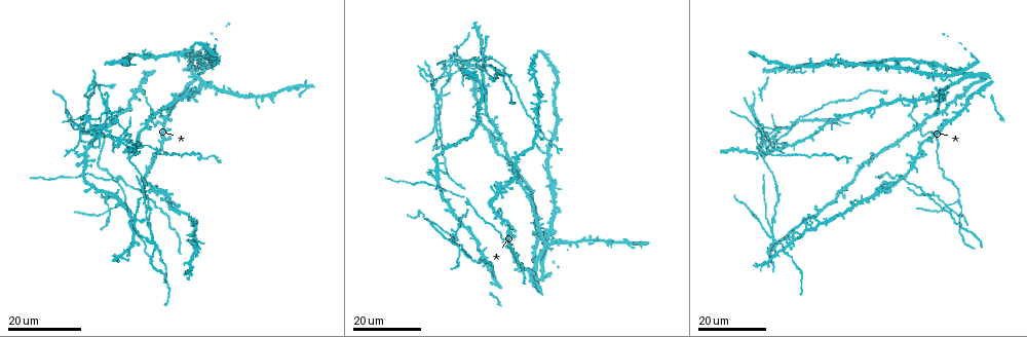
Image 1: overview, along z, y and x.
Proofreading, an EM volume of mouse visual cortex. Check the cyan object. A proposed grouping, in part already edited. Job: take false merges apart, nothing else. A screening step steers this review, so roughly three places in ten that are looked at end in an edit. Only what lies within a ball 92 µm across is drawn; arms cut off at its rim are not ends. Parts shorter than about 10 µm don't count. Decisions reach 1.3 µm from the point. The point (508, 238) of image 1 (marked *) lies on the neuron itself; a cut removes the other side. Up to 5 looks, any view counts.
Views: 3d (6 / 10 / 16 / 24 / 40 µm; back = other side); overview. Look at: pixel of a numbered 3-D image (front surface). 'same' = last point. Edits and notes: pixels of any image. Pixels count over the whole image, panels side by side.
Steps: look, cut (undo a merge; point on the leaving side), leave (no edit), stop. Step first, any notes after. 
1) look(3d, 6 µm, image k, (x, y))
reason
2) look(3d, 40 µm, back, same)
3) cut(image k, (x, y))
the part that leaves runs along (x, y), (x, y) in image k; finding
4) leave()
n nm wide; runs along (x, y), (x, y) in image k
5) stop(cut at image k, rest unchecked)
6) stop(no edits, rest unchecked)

look(3d, 24 µm, image 1, (957, 201))

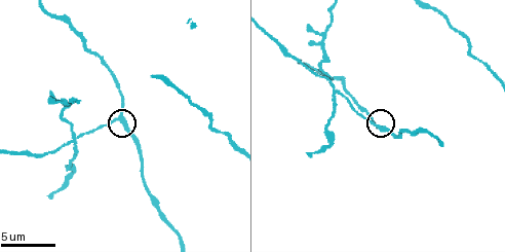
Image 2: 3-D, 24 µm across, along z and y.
look(3d, 10 µm, image 2, (121, 114))

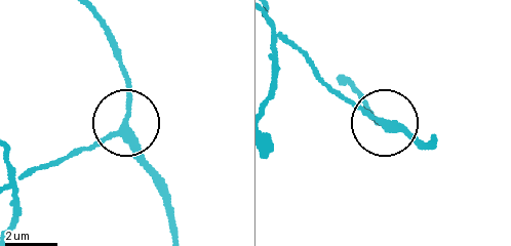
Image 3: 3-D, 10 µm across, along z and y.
leave()
3 arms; all the same neuron

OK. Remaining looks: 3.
look(3d, 10 µm, image 2, (78, 138))
four or more arms meet

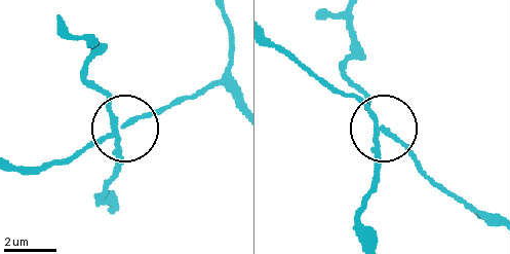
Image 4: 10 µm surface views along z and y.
cut(image 4, (114, 150))
180 nm wide; the part that leaves runs along (115, 133), (111, 109), (88, 80), (95, 49), (88, 42) in image 4; two neurons meet here

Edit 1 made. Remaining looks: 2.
look(3d, 16 µm, image 1, (935, 77))
four-way junction

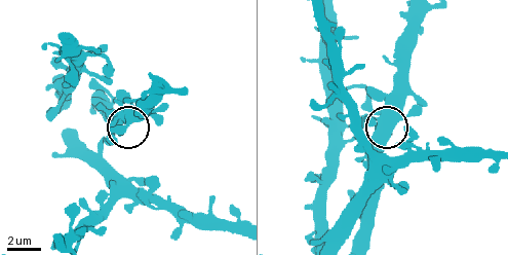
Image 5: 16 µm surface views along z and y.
look(3d, 6 µm, image 5, (389, 124))

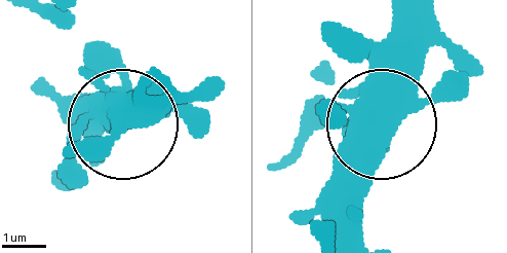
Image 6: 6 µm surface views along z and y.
leave()
side arm 31 µm; continuous, no second neuron

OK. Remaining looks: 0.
stop(cut at image 4, rest unchecked)

